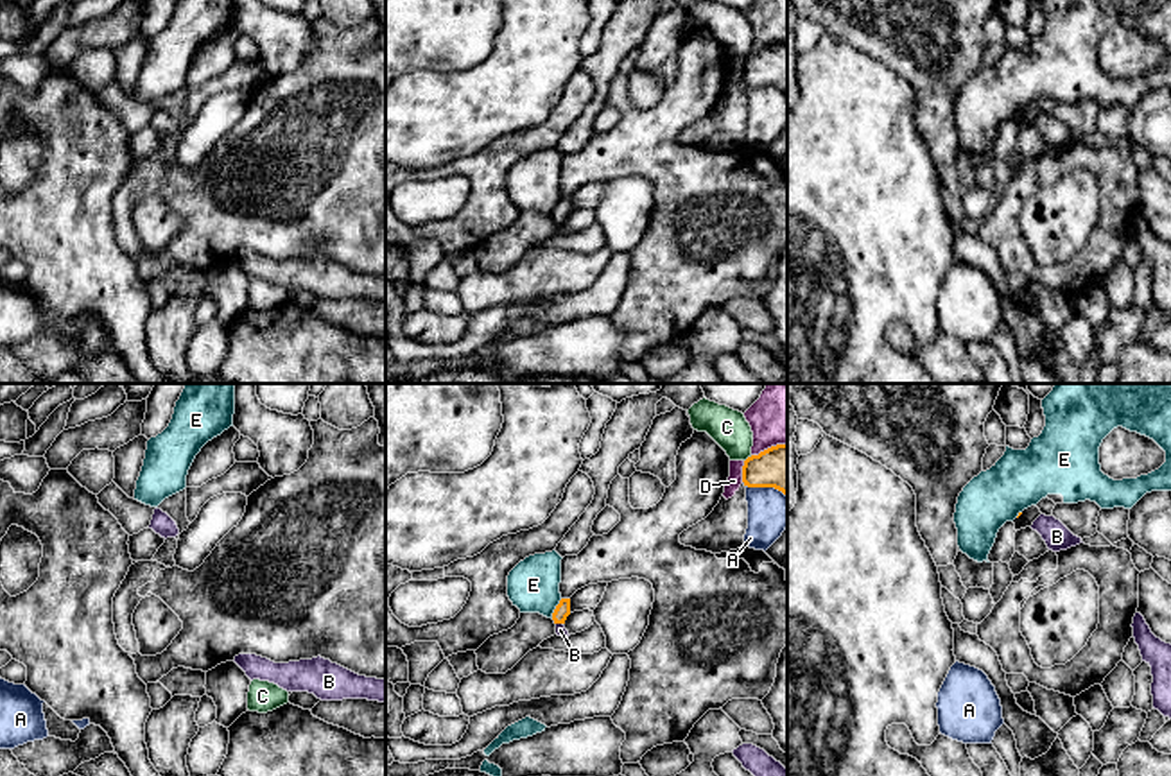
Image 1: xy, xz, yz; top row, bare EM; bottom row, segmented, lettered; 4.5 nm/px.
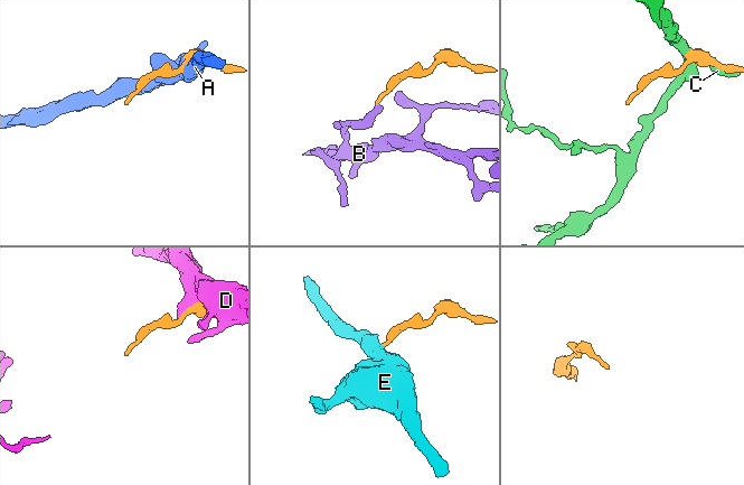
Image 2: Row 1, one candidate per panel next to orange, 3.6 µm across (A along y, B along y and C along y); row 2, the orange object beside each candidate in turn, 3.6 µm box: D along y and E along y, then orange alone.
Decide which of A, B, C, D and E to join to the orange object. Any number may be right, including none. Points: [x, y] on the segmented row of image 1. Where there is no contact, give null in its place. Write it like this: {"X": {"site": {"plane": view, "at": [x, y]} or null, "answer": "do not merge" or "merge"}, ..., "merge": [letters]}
{"A": {"site": {"plane": "xz", "at": [766, 486]}, "answer": "do not merge"}, "B": {"site": {"plane": "xz", "at": [560, 622]}, "answer": "merge"}, "C": {"site": {"plane": "xz", "at": [748, 457]}, "answer": "do not merge"}, "D": {"site": {"plane": "xz", "at": [743, 472]}, "answer": "do not merge"}, "E": {"site": {"plane": "xz", "at": [556, 608]}, "answer": "do not merge"}, "merge": ["B"]}

